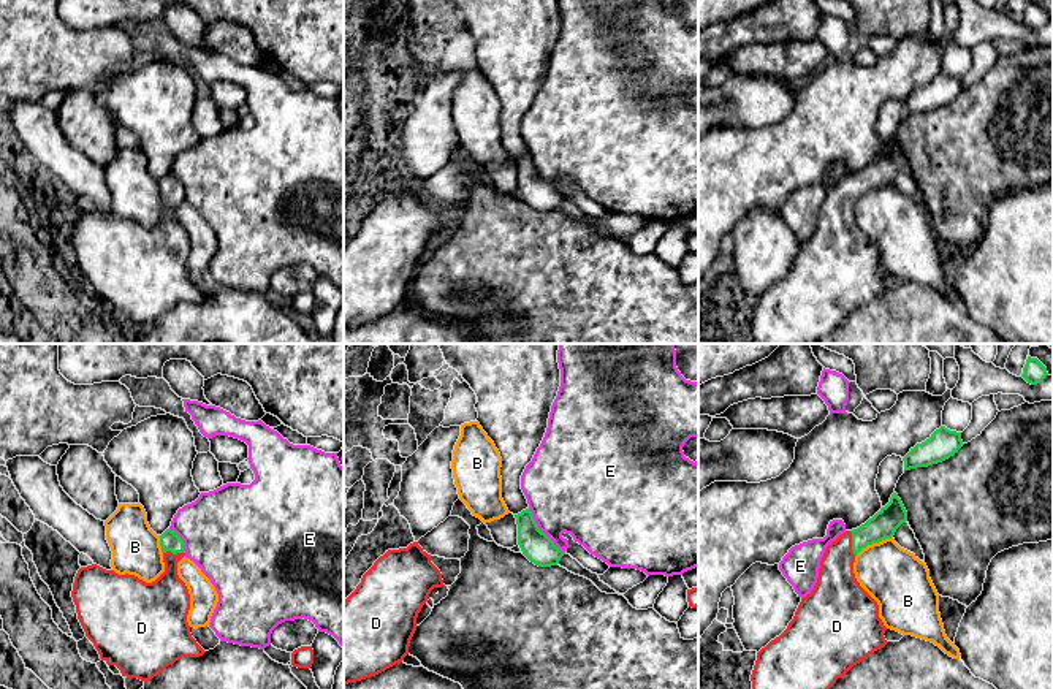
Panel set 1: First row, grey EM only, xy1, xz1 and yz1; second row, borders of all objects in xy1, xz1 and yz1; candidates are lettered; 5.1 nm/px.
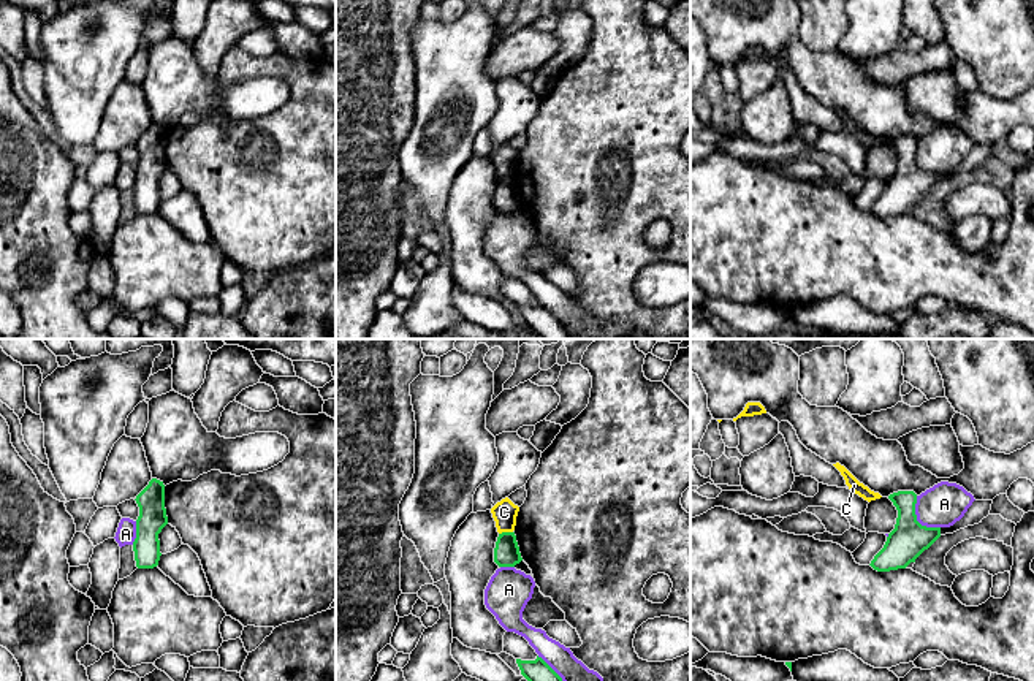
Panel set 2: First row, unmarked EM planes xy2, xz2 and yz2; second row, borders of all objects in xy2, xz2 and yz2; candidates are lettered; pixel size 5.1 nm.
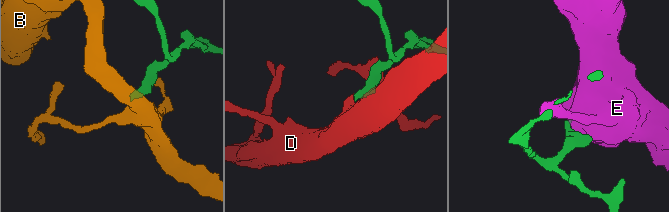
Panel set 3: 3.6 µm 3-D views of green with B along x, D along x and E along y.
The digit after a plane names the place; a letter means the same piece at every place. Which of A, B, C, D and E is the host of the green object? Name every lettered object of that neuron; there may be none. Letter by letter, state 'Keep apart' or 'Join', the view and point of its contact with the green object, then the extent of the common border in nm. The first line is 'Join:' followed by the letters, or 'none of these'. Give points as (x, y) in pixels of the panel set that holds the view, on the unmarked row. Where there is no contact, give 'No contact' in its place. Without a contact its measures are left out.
Join: D
A: Keep apart. Touches green at yz2 (916, 165). Shared border 200 nm
B: Keep apart. Touches green at yz1 (873, 187). Shared border 220 nm
C: Keep apart. Touches green at xz2 (505, 178). Shared border 70 nm
D: Join. Touches green at yz1 (852, 189). Shared border 130 nm
E: Keep apart. Touches green at xz1 (540, 176). Shared border 300 nm

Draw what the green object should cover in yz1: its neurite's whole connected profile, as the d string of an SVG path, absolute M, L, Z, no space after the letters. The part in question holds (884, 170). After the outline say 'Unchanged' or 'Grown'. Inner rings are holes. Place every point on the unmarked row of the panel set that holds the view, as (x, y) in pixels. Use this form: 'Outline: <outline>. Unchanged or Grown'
Outline: M893 138L872 163L827 192L814 234L801 244L787 274L757 298L751 320L755 344L820 344L838 323L888 288L879 250L857 226L853 207L863 193L891 184L906 166L907 157Z. Grown

